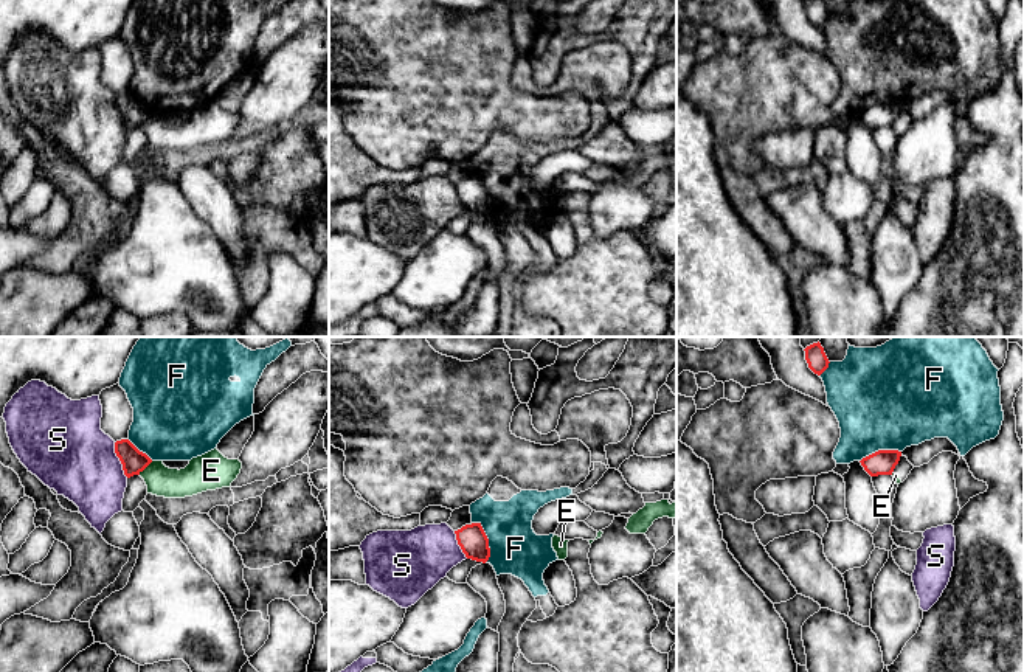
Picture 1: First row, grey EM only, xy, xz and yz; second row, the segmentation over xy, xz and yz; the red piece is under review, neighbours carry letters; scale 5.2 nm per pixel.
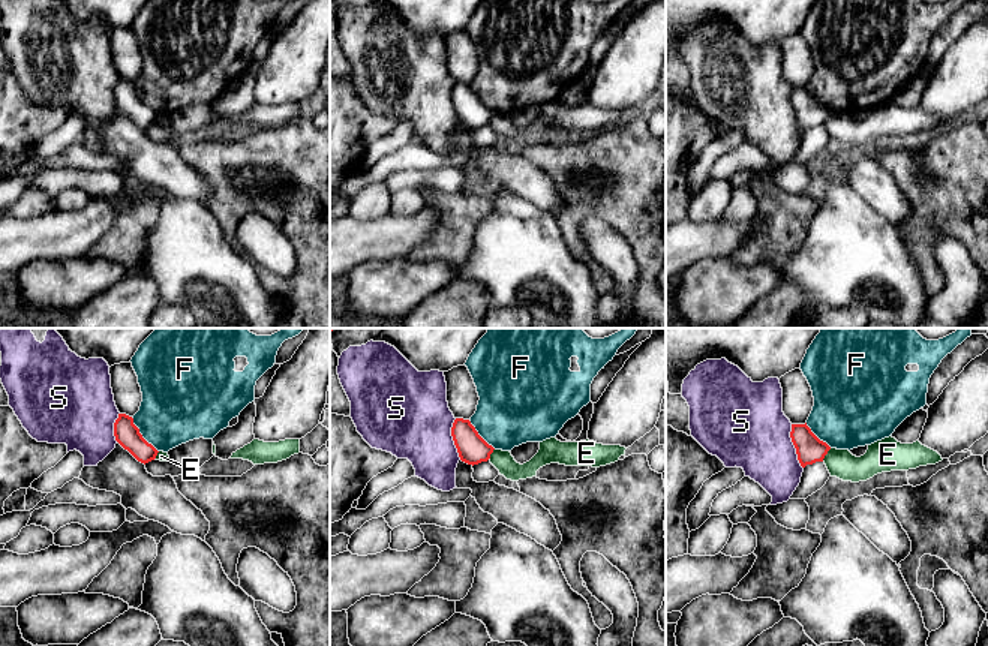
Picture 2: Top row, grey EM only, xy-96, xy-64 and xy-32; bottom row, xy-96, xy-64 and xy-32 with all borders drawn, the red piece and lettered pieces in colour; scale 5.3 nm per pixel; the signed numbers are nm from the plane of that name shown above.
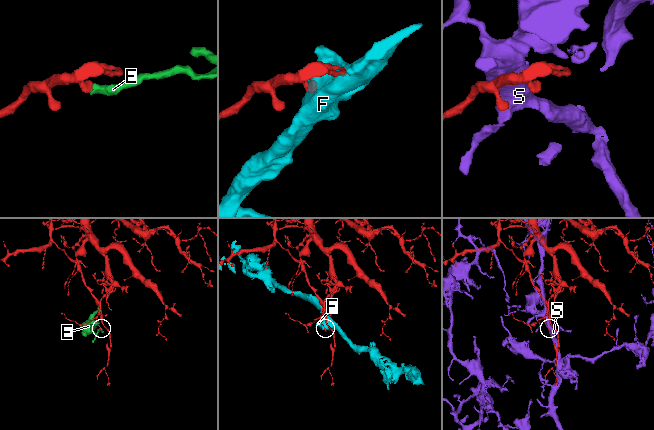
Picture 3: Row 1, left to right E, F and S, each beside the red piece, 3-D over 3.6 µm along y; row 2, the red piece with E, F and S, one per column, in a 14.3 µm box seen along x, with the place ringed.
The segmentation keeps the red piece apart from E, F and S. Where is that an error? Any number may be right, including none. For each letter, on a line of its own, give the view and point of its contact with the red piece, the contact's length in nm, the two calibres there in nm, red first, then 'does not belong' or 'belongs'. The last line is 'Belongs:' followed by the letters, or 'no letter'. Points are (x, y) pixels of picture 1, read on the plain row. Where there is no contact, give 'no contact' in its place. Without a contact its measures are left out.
E: xy (145, 120) | 100 nm | 130/160 nm | does not belong
F: xz (487, 191) | 220 nm | 150/260 nm | does not belong
S: xy (120, 112) | 200 nm | 130/400 nm | does not belong
Belongs: no letter

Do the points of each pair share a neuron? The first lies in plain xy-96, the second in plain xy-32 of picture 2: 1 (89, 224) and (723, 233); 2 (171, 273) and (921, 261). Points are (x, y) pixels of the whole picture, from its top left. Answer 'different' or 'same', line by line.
1: same
2: different

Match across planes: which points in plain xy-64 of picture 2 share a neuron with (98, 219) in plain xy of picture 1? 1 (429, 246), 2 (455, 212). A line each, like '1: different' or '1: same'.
1: same
2: same

